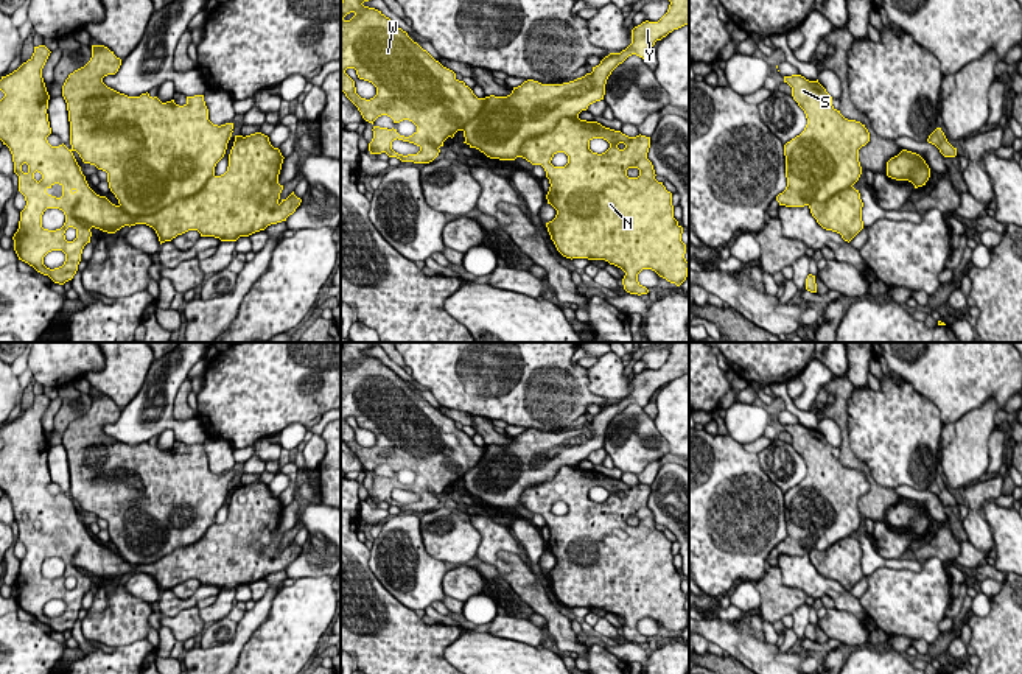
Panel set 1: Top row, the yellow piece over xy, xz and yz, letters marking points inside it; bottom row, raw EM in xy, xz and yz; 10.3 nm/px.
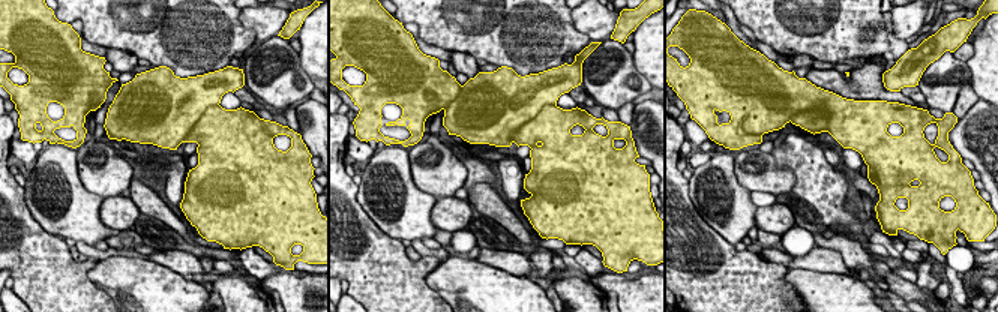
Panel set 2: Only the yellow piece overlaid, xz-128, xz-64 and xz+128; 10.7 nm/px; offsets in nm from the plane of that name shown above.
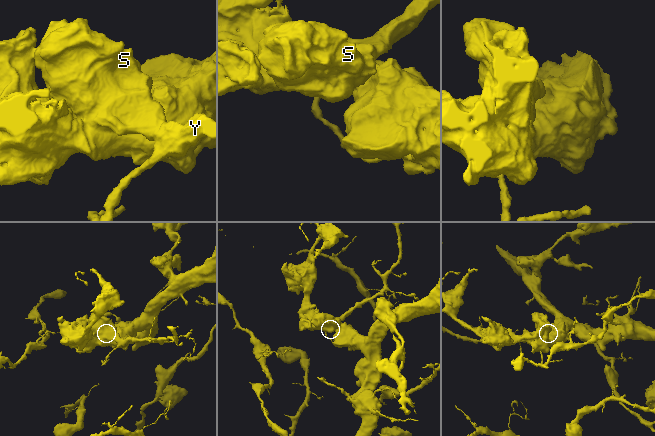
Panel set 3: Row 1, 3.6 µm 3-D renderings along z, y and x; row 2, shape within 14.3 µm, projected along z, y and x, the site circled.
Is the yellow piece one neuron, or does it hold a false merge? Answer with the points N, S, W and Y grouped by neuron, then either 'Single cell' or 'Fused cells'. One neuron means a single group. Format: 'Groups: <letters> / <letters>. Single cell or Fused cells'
Groups: N W / S Y. Fused cells

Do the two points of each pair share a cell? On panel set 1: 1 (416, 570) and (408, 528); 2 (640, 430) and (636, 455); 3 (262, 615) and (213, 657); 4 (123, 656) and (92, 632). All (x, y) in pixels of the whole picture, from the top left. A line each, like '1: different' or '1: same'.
1: same
2: same
3: same
4: different

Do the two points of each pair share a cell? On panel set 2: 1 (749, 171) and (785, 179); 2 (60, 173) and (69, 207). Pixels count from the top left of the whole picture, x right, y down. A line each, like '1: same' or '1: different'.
1: same
2: same

